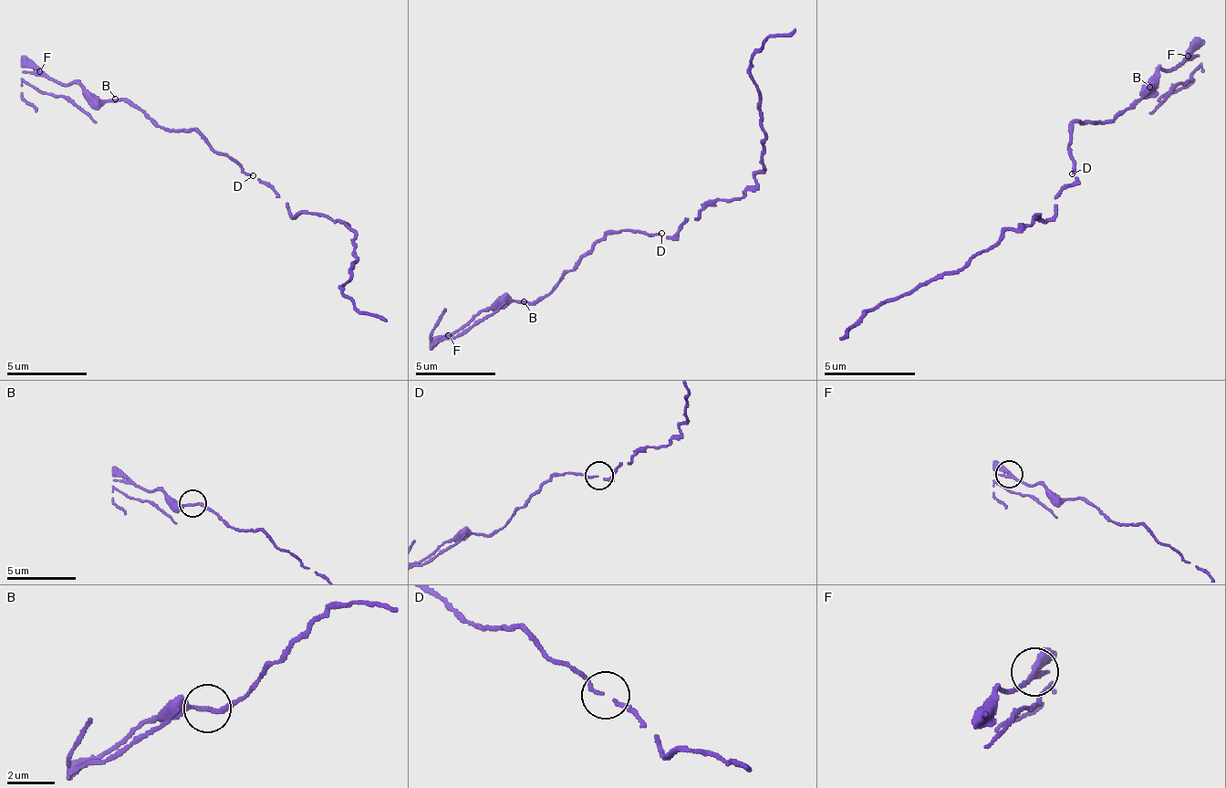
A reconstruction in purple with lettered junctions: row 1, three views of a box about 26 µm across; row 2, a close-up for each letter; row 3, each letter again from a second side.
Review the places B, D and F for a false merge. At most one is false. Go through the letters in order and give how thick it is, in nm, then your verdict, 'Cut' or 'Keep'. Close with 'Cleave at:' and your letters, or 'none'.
B: Thickness 200 nm. Keep
D: Thickness 120 nm. Keep
F: Thickness 280 nm. Cut
Cleave at: F

